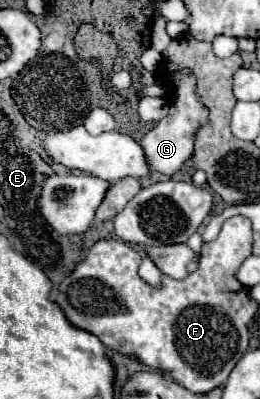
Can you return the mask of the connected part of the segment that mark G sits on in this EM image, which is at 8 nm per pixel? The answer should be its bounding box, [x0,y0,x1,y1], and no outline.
[138,70,208,174]

